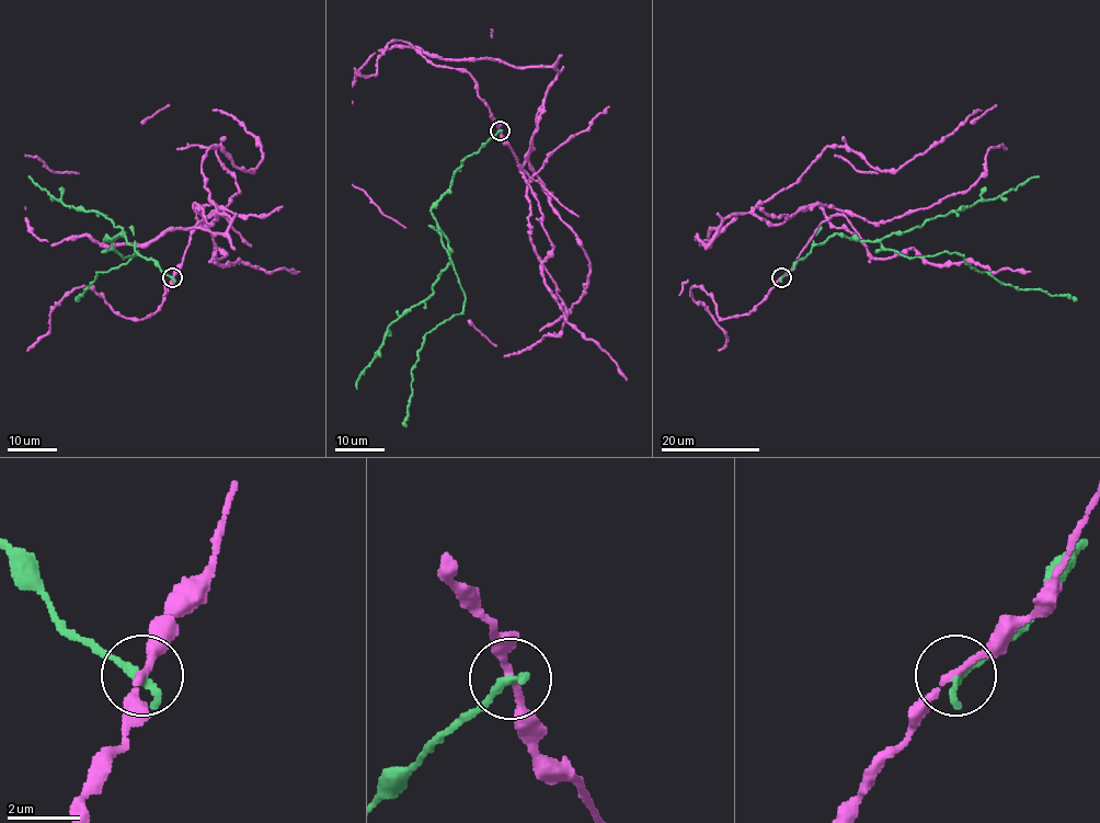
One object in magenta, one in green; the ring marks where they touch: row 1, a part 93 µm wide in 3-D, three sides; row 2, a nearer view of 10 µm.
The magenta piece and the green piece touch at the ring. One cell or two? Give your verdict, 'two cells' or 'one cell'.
two cells

